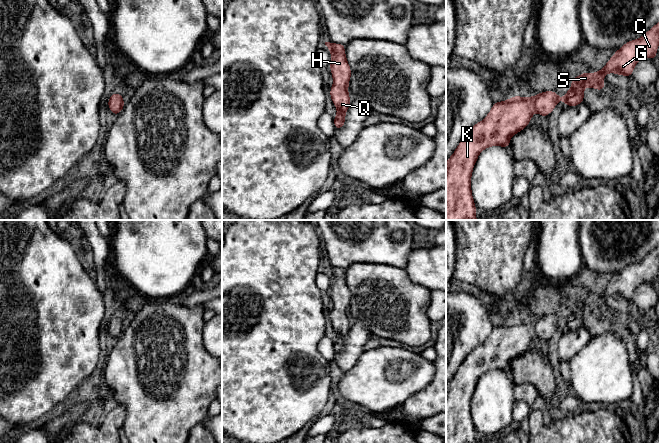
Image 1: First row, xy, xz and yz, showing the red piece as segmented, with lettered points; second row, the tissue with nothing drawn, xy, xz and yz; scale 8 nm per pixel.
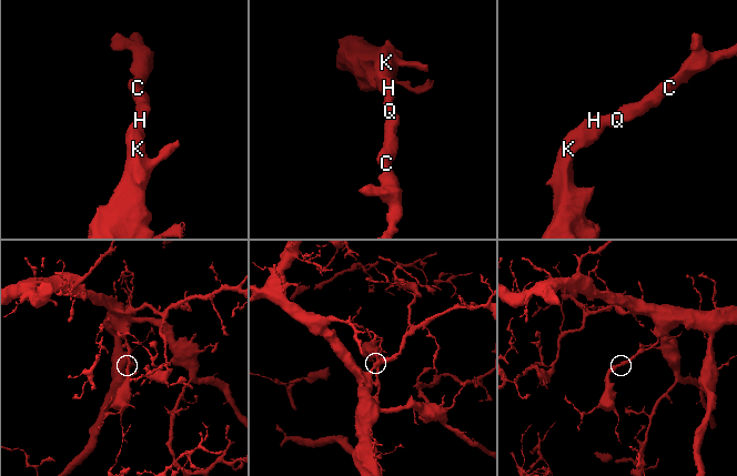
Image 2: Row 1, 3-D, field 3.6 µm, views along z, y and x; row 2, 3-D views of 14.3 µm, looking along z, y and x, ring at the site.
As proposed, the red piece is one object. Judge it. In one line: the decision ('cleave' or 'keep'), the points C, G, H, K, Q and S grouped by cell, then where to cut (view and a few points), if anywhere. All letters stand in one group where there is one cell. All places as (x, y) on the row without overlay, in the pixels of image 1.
keep; groups C G H K Q S; cut none

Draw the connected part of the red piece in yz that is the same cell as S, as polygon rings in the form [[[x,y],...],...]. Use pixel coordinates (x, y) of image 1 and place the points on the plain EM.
[[[659,246],[639,263],[625,267],[615,275],[606,289],[596,297],[584,296],[571,303],[571,312],[560,322],[555,315],[545,315],[534,321],[514,320],[505,325],[495,326],[486,342],[472,350],[463,360],[454,377],[446,385],[446,443],[477,443],[476,429],[472,420],[471,401],[479,378],[486,372],[501,370],[508,372],[510,362],[522,355],[537,336],[542,341],[549,339],[562,324],[567,330],[577,330],[584,324],[584,313],[591,311],[602,315],[605,312],[604,300],[608,297],[631,301],[636,288],[645,282],[655,283],[659,270]]]

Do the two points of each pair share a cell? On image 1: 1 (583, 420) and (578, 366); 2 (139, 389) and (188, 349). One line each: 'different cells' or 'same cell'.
1: different cells
2: same cell

